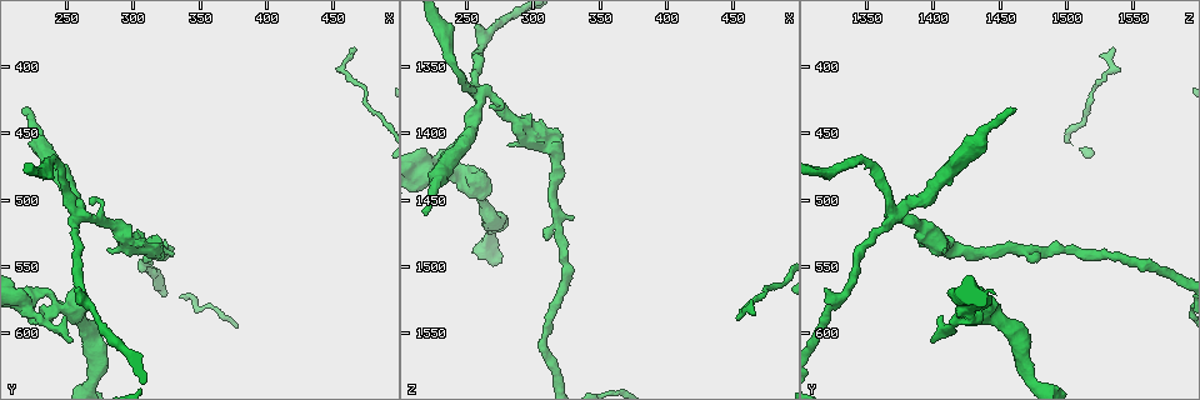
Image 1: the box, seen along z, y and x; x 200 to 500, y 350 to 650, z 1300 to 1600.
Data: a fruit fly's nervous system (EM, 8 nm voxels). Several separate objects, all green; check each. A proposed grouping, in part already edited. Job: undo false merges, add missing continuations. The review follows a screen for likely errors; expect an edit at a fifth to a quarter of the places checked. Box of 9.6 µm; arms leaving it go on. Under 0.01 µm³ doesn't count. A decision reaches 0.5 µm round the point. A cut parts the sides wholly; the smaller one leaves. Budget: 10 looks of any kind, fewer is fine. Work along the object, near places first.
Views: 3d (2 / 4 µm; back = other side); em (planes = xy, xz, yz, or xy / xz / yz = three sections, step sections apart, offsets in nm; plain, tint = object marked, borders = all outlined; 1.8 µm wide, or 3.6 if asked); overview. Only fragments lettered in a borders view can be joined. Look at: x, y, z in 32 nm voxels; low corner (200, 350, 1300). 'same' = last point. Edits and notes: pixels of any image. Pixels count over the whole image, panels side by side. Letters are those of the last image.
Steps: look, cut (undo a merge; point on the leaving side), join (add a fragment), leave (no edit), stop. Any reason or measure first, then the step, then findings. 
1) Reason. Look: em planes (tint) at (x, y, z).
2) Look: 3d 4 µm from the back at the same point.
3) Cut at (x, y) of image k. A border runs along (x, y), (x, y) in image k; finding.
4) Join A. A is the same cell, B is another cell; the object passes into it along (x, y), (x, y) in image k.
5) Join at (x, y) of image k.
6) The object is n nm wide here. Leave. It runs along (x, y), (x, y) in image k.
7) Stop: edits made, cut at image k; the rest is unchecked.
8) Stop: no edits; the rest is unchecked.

Free end. Look: 3d 4 µm at (256, 606, 1400).

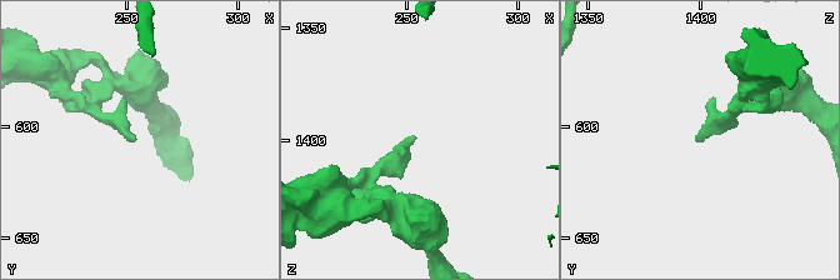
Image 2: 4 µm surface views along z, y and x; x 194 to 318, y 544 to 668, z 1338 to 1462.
Look: em planes (plain) at (254, 607, 1399).

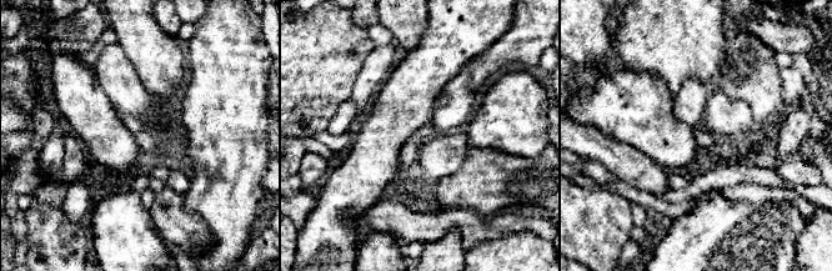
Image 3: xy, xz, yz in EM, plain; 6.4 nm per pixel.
See the neighbours. Look: em planes (borders) at the same point.

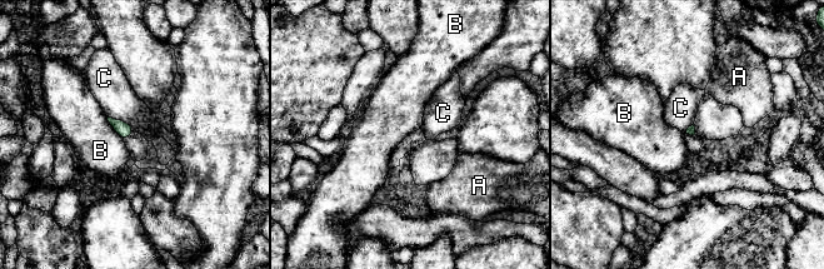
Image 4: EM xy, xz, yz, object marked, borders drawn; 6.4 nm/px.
Leave. A, B and C are other cells; a border runs along (106, 116), (113, 129), (123, 139) in image 4; none of them fits.

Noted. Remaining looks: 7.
Sudden change in width. Look: 3d 4 µm at (308, 538, 1406).

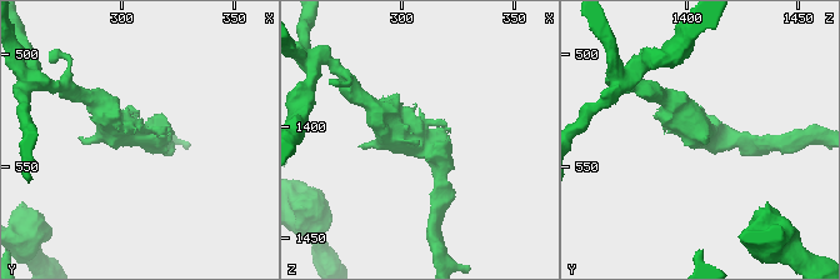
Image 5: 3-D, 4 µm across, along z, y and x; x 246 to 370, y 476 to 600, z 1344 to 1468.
The arms are 220, 320 nm wide; need the tissue. Look: em planes (borders) at (308, 537, 1408).

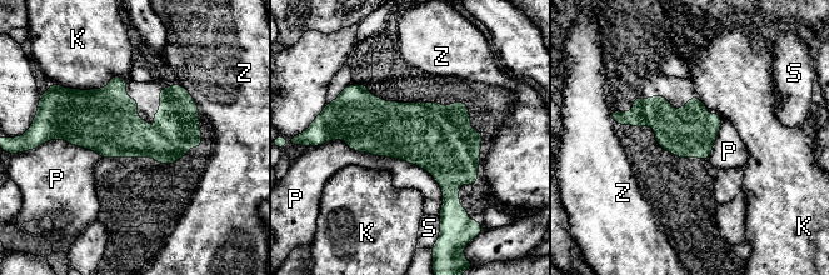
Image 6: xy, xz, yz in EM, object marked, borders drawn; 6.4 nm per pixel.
Leave. K, P, S and Z are other cells; a border runs along (609, 111), (704, 160) in image 6; all the same neuron.

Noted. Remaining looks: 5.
Abrupt turn. Look: 3d 2 µm at (262, 512, 1370).

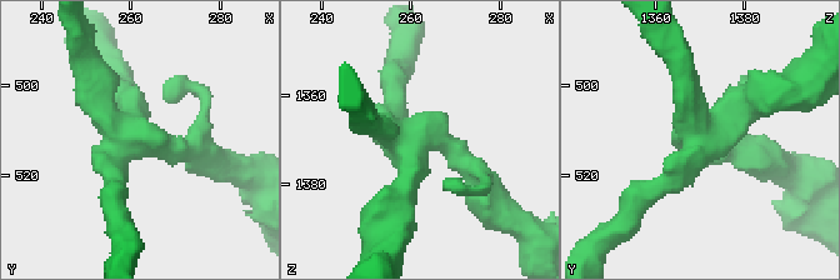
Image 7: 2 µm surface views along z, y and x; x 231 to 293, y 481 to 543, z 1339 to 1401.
4 arms meet here; now the EM. Look: em xz step 4 (tint) at (261, 511, 1369).

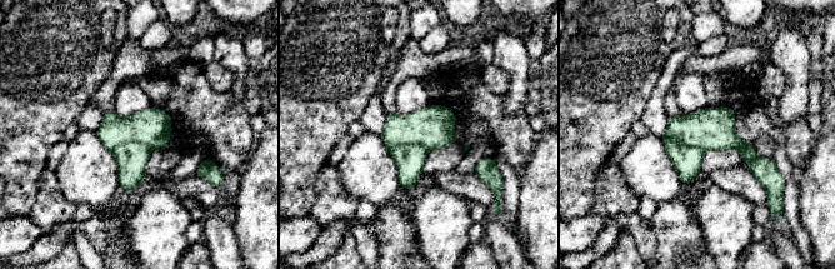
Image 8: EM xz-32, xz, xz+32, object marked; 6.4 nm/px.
Look: em planes (borders) at the same point.

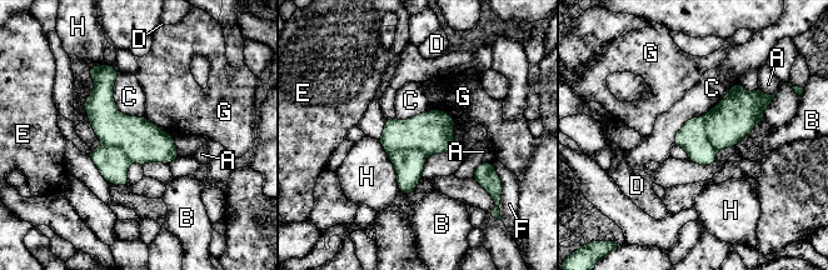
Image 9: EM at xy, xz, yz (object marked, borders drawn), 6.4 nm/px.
Cut at (409, 164) of image 9. A, B, C, D, E, F, G and H are other cells; a border runs along (387, 151), (418, 149), (427, 155) in image 9; two neurons meet here.

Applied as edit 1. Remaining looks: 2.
Stop: edits made, cut at image 9; the rest is unchecked.

